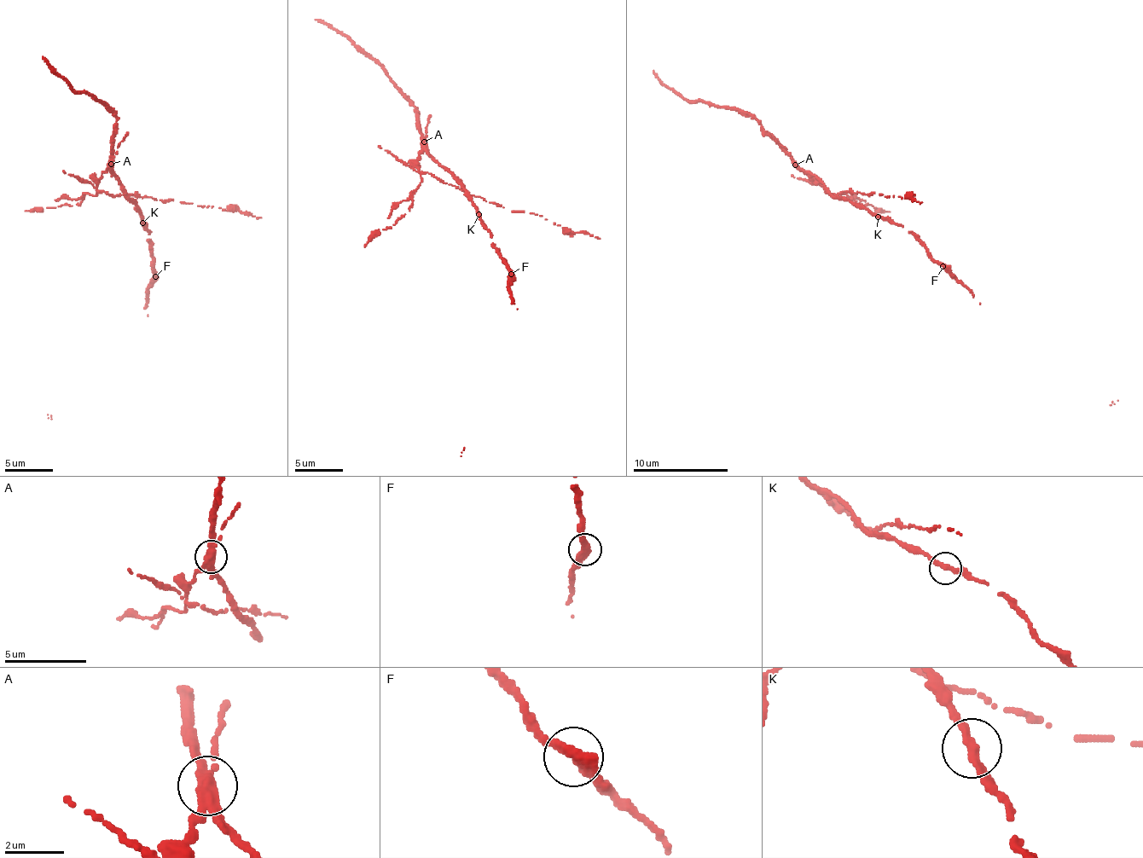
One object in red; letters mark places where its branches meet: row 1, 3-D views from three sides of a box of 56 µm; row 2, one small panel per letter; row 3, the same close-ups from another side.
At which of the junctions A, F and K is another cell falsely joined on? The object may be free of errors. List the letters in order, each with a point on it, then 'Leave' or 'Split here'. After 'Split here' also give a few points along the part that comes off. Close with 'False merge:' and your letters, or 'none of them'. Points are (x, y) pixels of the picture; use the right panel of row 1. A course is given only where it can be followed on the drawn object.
A: Place: (795, 165). Split here. Course of the part to remove: (795, 164), (834, 194), (843, 192), (880, 194), (886, 197), (912, 197), (921, 203)
F: Place: (942, 266). Leave
K: Place: (878, 217). Leave
False merge: A

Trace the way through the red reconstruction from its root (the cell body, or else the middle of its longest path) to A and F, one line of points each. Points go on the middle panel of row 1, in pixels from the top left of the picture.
A: (478, 212), (459, 180), (428, 155), (424, 141)
F: (478, 212), (481, 222), (492, 235), (494, 246), (504, 257), (511, 274)

